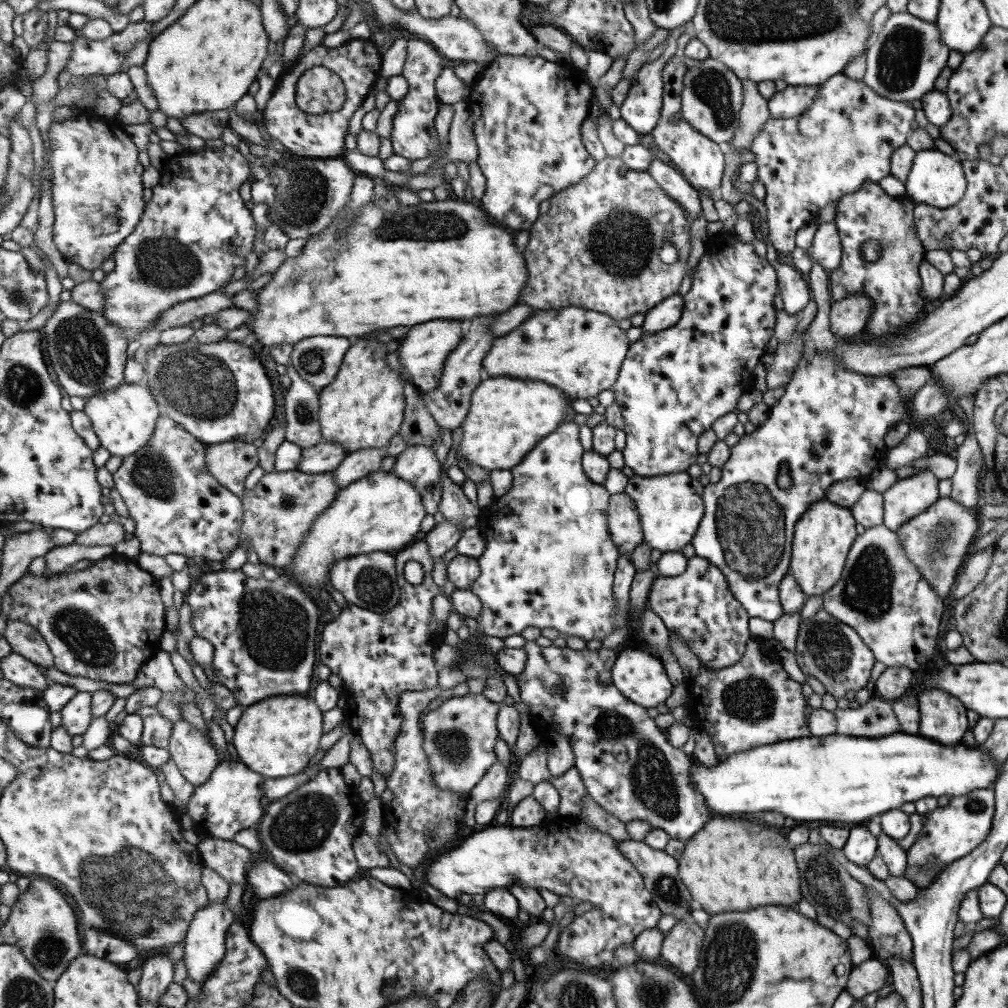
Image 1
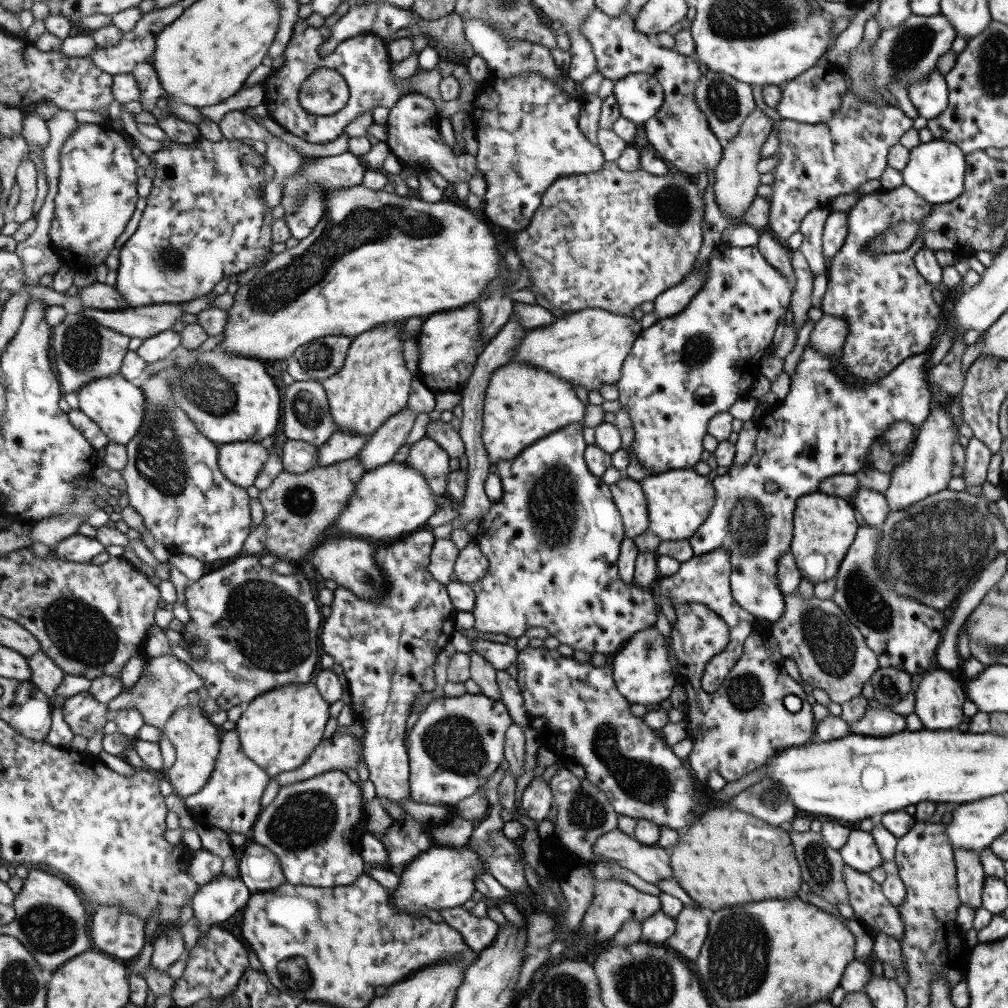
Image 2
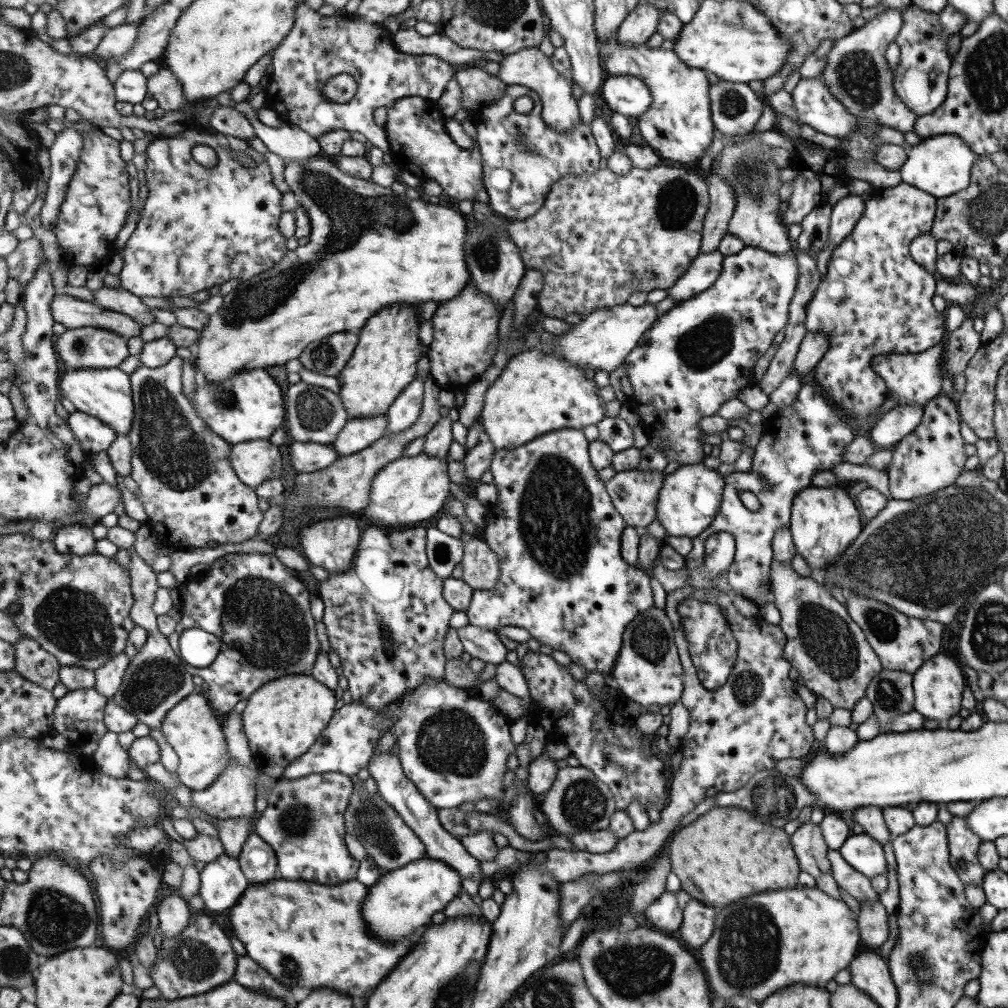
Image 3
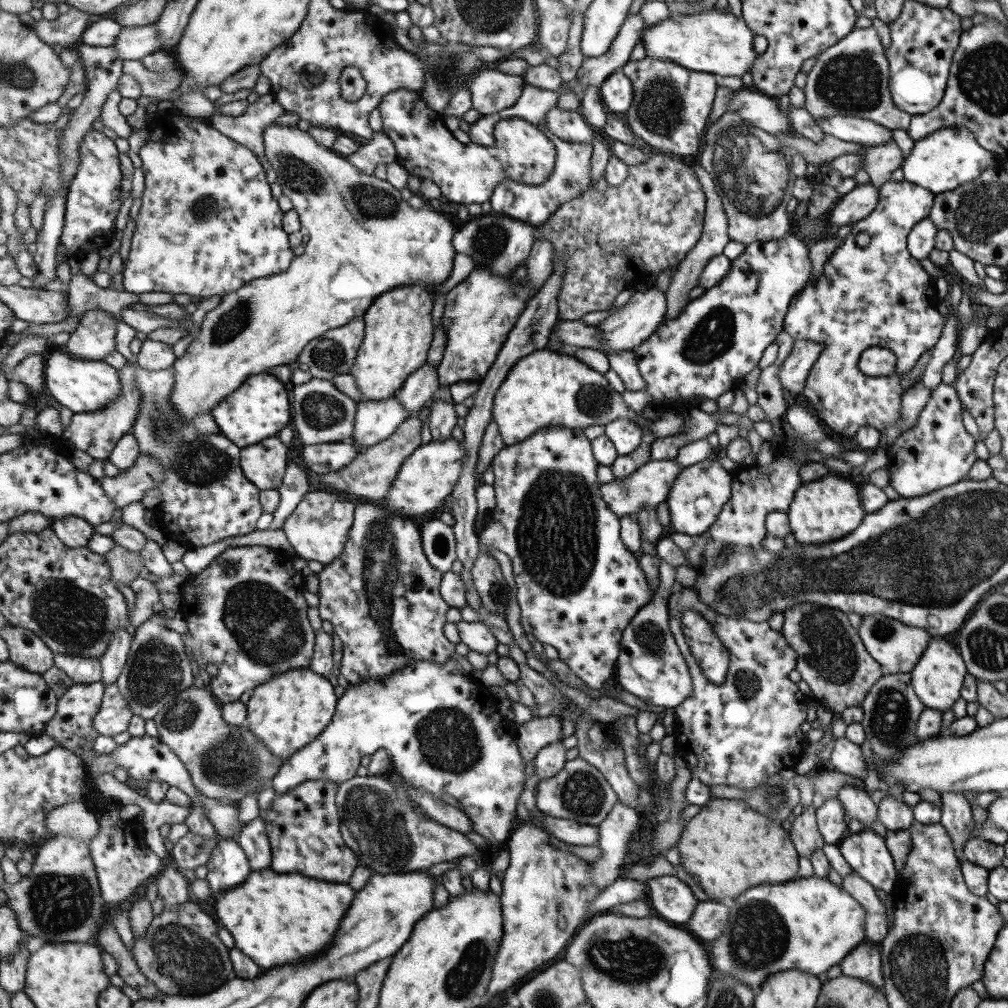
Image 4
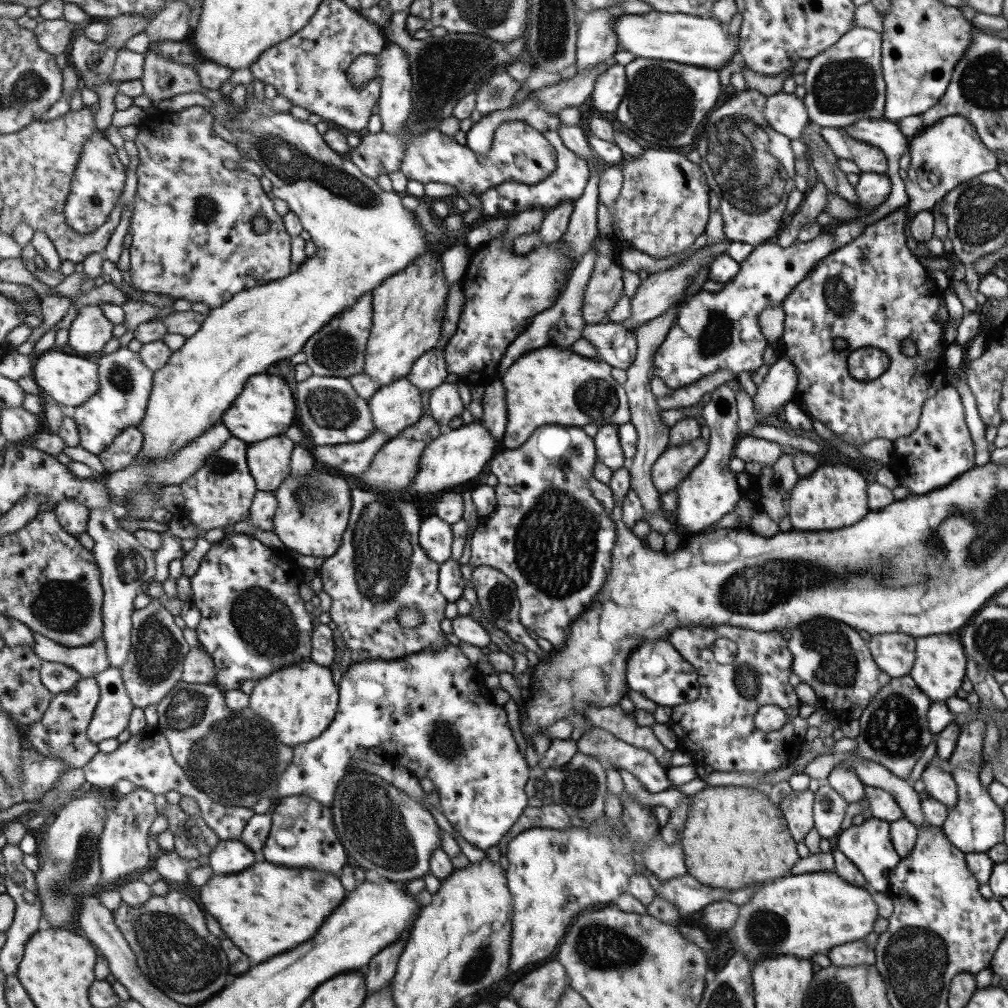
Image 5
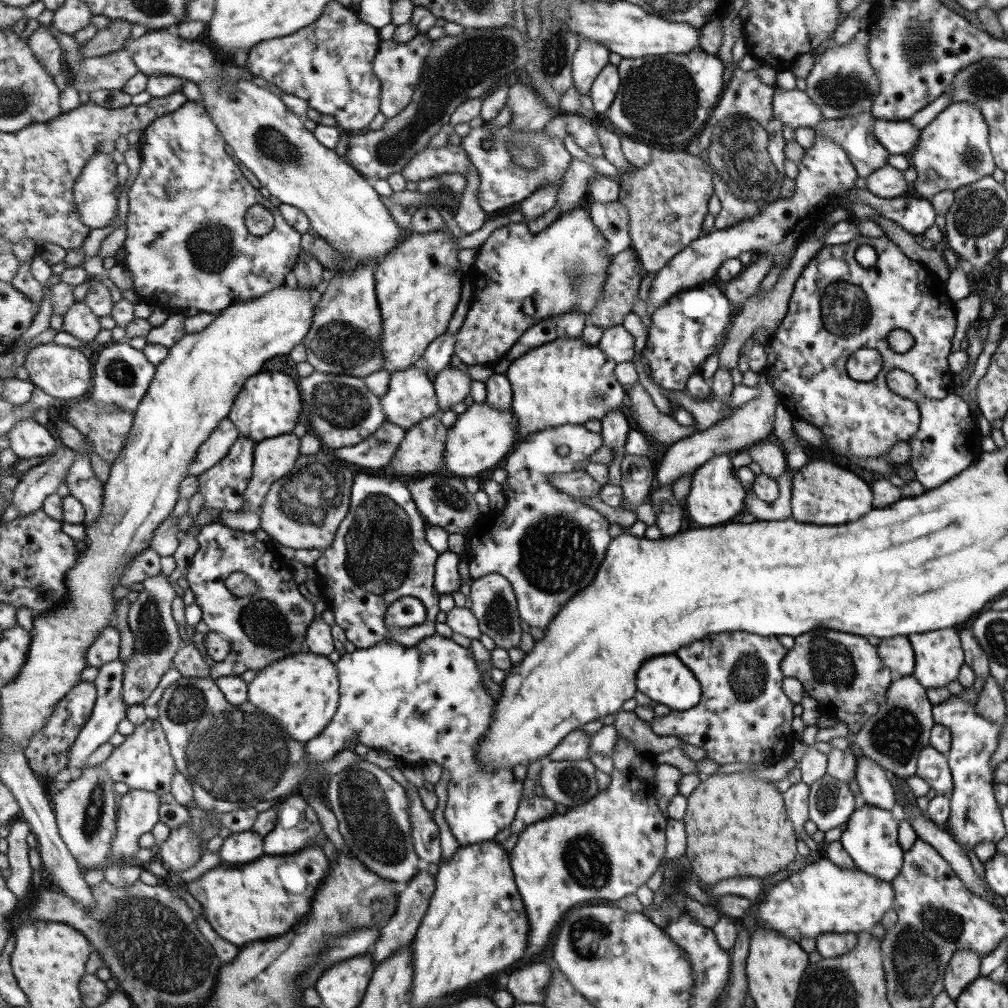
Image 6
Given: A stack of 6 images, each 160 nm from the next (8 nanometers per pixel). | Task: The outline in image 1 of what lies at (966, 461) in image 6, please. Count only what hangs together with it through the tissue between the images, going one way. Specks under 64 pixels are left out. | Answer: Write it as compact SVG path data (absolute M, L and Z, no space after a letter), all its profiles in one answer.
M927 467L895 481L882 492L883 526L894 531L901 523L923 512L937 500L938 482Z

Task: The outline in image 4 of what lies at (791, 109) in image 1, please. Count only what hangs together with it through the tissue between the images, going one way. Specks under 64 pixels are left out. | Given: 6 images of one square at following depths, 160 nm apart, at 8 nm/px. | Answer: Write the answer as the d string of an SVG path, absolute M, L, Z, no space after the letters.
M834 114L826 118L815 118L816 125L823 134L853 144L873 147L881 146L892 140L891 131L873 120Z

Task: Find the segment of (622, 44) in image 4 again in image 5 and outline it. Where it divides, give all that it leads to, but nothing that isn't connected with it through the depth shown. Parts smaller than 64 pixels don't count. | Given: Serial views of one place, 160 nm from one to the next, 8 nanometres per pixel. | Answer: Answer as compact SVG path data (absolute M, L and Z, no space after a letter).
M615 57L597 68L577 72L572 79L563 79L559 85L547 86L530 94L534 94L534 98L544 104L549 112L556 112L561 107L581 106L583 102L587 102L587 98L592 97L598 76L607 72L614 64L617 64Z

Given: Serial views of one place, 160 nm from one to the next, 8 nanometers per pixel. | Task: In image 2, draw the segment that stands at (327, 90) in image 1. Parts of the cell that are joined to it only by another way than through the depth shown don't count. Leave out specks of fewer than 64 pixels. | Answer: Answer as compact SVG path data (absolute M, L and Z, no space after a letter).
M320 68L303 83L299 96L301 104L311 114L331 116L347 106L350 87L340 72Z

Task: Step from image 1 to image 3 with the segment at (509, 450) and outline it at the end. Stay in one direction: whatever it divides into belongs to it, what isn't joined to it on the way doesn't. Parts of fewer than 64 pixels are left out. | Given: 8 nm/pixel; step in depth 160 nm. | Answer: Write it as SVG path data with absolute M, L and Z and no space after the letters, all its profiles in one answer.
M541 348L524 352L511 358L494 383L488 387L484 396L482 421L486 437L491 439L497 449L514 449L565 428L584 430L590 425L599 425L606 416L606 403L600 395L600 386L595 378L587 378L585 371L567 360L545 354Z

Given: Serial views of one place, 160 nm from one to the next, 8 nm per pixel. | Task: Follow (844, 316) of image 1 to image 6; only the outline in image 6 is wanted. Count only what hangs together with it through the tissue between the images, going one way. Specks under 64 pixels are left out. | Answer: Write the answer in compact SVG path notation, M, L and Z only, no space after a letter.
M764 370L763 373L758 373L758 376L757 388L760 392L758 392L757 398L742 404L741 407L734 408L727 420L717 422L714 426L707 428L707 430L696 432L688 438L681 439L679 442L672 444L665 450L665 454L663 454L663 457L661 458L661 463L659 463L655 470L656 479L661 485L672 485L677 479L680 479L681 476L695 473L706 460L709 460L718 454L730 454L730 452L734 451L743 451L752 444L755 444L769 436L774 424L775 405L781 401L779 394L772 389L770 378L764 374Z

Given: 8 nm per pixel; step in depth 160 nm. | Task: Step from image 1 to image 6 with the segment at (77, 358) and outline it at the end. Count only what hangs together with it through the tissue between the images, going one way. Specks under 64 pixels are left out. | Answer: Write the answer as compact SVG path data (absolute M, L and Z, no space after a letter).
M76 303L64 316L64 331L90 344L101 332L99 316L86 303Z

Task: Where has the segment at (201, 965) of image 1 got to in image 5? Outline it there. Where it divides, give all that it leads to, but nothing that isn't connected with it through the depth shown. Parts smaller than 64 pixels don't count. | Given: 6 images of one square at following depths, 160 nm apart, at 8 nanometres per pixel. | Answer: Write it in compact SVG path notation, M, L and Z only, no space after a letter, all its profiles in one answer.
M240 839L220 840L209 857L215 875L243 872L259 860L258 854Z

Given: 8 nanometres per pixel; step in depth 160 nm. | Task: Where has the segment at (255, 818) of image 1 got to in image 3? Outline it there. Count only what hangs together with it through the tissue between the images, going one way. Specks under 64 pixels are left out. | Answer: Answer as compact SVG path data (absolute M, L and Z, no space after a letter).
M228 713L223 728L226 732L228 747L232 762L229 763L227 771L219 777L217 783L207 788L207 791L197 791L192 794L193 804L201 810L205 810L207 814L222 820L224 822L228 818L257 818L258 811L255 810L255 800L259 796L257 791L257 780L261 776L262 771L259 770L252 756L250 742L244 727L243 713Z

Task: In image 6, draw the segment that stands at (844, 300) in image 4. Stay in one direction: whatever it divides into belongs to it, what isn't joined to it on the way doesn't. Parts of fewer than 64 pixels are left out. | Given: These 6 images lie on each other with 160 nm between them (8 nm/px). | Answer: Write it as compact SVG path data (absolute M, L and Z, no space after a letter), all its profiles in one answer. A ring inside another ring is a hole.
M857 235L855 238L850 239L843 245L831 245L820 248L811 260L801 269L799 276L796 278L794 288L790 299L788 300L788 310L781 322L781 326L777 328L777 332L772 337L767 339L765 344L767 360L765 362L764 374L770 378L770 385L772 389L779 394L781 403L785 406L792 417L797 417L807 422L809 425L819 429L821 435L823 435L824 446L828 450L839 455L852 455L859 458L879 458L883 457L885 452L899 441L907 441L911 439L919 425L920 414L914 400L907 398L901 398L899 395L891 392L886 385L885 375L889 370L901 370L908 372L912 379L916 382L917 394L925 395L932 399L942 399L947 396L949 392L953 390L954 383L952 377L954 373L948 368L947 356L950 355L951 338L955 335L955 316L954 307L956 304L952 303L948 297L941 293L942 282L931 273L925 266L922 266L918 262L907 258L903 254L898 245L896 245L889 238L871 238L868 236ZM867 244L873 247L873 250L877 253L877 260L871 268L863 268L858 262L855 262L853 254L857 250L858 246ZM891 330L905 330L913 339L913 346L899 355L897 352L893 352L889 346L887 346L886 338L887 333ZM860 349L872 349L875 350L881 356L881 371L876 374L876 378L869 382L859 382L853 380L845 370L845 362L849 359L850 355L853 355L855 351Z

